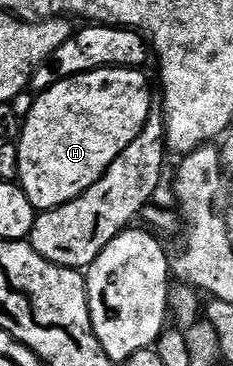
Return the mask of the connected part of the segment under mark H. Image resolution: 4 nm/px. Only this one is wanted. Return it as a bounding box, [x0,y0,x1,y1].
[17,67,153,212]

